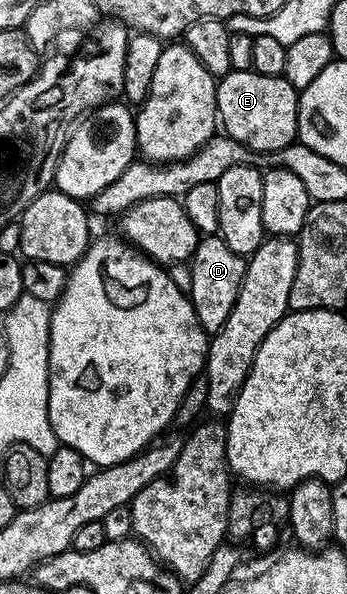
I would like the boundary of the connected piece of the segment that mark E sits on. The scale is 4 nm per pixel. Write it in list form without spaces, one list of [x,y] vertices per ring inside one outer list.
[[[231,70],[219,76],[216,85],[216,113],[223,134],[252,151],[271,153],[297,142],[299,104],[298,89],[283,75]]]

